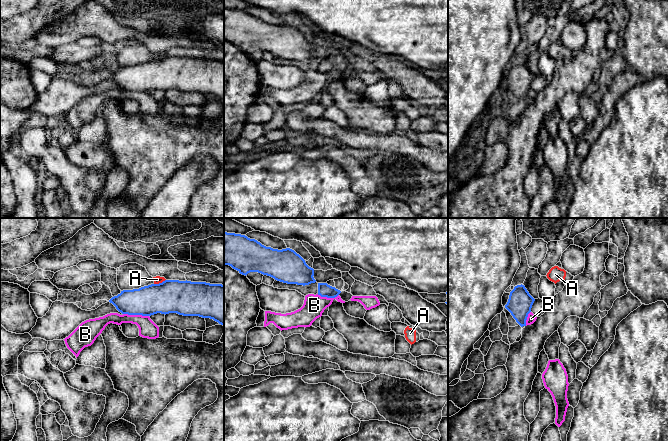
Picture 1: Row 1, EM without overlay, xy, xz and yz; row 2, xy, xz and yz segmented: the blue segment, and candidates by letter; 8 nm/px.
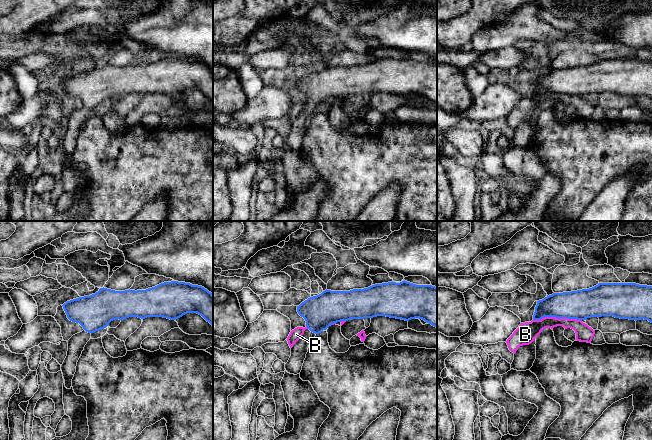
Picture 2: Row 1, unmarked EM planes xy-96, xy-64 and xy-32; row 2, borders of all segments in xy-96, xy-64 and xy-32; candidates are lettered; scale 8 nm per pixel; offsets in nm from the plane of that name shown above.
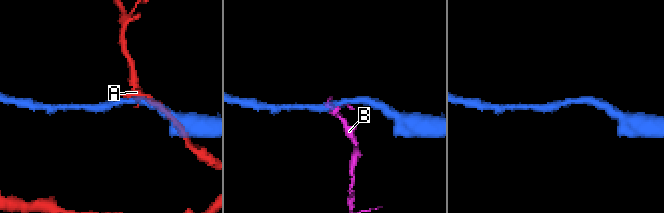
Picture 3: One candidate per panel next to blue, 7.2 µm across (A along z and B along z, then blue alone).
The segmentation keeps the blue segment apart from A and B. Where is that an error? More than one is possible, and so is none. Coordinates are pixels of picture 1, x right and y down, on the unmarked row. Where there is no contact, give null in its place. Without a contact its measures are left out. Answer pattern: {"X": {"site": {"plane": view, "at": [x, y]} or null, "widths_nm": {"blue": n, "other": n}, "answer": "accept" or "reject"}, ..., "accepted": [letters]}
{"A": {"site": {"plane": "xy", "at": [159, 59]}, "widths_nm": {"blue": 280, "other": 60}, "answer": "reject"}, "B": {"site": {"plane": "xy", "at": [136, 90]}, "widths_nm": {"blue": 240, "other": 140}, "answer": "reject"}, "accepted": []}

